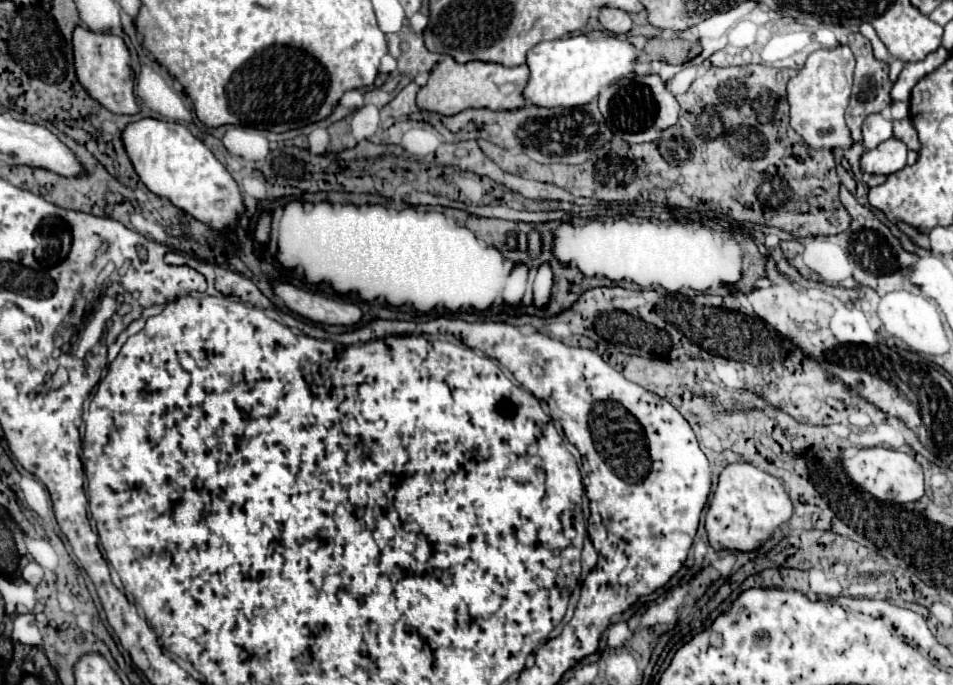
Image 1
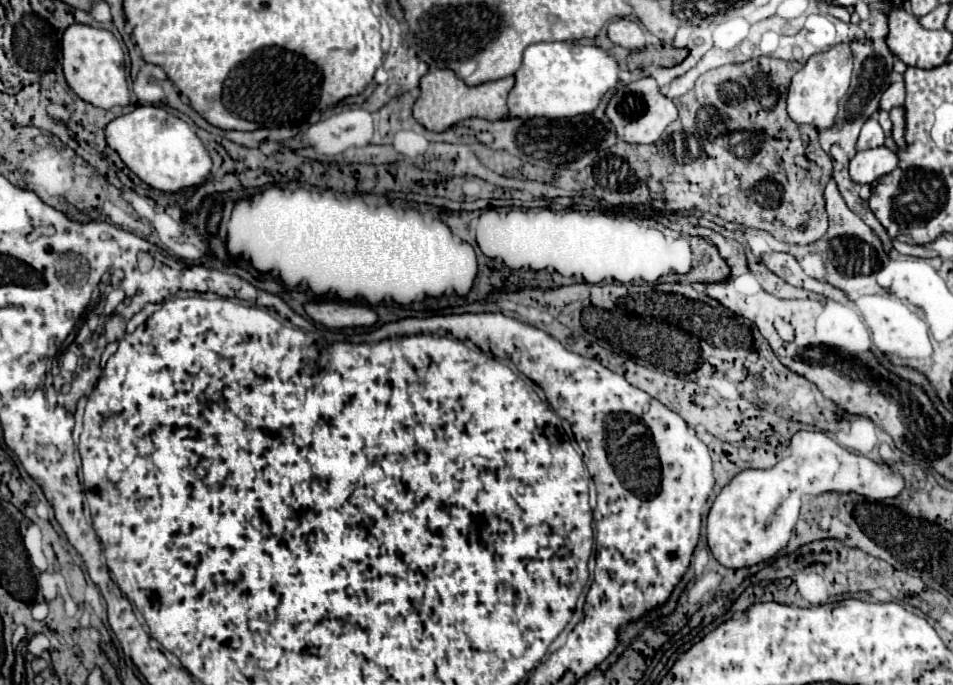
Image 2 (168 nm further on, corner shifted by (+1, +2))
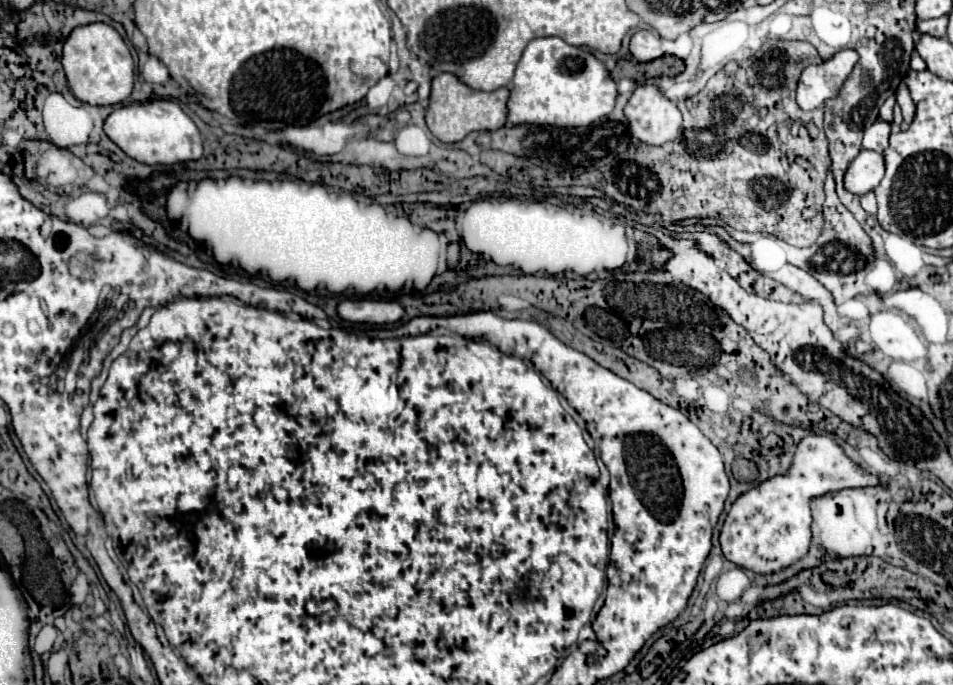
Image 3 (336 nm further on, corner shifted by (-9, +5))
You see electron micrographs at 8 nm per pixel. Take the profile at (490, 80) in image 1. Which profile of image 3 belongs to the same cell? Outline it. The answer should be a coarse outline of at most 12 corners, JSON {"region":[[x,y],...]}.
{"region":[[432,80],[426,124],[438,140],[508,122],[508,88]]}

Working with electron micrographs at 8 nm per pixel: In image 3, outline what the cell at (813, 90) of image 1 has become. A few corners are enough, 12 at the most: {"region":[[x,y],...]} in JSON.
{"region":[[846,48],[804,68],[798,106],[814,110],[838,98],[858,52]]}

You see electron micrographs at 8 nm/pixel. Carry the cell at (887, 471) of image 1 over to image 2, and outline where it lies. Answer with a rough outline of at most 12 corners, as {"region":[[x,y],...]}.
{"region":[[798,431],[772,469],[742,471],[706,523],[724,567],[788,545],[804,495],[896,497],[904,479]]}

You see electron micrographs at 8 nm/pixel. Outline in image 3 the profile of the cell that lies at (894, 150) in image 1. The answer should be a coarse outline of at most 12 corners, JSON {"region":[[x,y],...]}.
{"region":[[862,150],[846,170],[846,190],[866,194],[884,176],[880,152]]}

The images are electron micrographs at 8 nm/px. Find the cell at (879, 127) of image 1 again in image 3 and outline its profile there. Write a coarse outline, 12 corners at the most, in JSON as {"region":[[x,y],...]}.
{"region":[[876,120],[862,146],[884,152],[890,138],[890,122]]}

